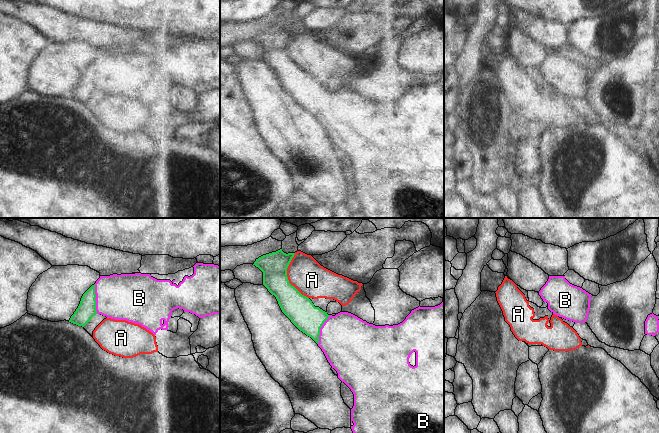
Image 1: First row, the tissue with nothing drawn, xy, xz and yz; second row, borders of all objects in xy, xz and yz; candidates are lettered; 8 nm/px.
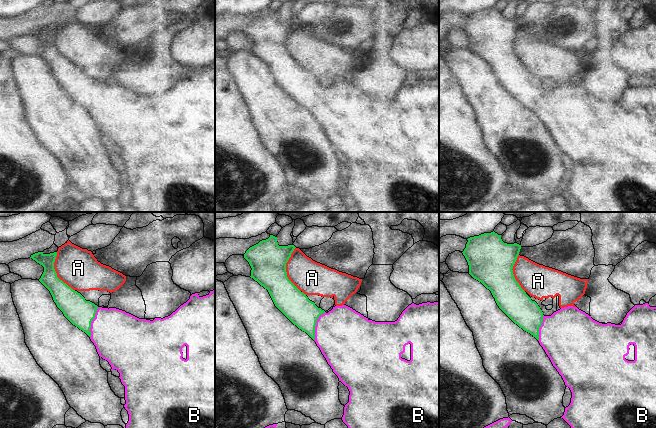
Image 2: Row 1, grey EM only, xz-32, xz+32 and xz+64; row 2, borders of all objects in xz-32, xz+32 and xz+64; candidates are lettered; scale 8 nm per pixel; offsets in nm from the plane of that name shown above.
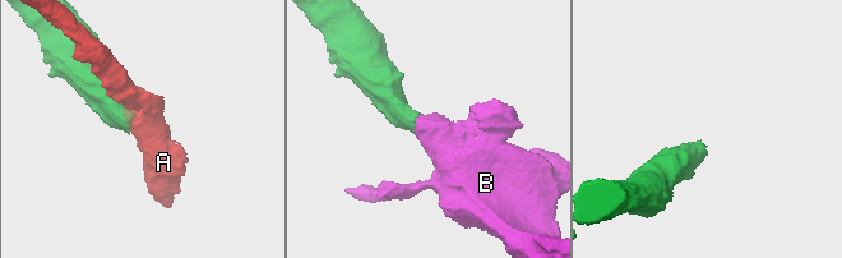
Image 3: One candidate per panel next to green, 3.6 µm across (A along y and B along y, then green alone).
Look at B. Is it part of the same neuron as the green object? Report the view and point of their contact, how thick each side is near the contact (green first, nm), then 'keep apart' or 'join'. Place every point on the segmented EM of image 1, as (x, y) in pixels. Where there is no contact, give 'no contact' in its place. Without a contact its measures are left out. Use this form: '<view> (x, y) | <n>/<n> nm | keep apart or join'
xy (94, 299) | 150/360 nm | join

